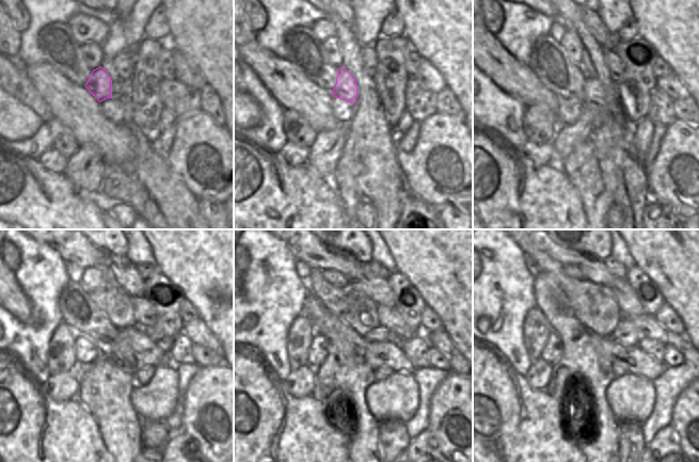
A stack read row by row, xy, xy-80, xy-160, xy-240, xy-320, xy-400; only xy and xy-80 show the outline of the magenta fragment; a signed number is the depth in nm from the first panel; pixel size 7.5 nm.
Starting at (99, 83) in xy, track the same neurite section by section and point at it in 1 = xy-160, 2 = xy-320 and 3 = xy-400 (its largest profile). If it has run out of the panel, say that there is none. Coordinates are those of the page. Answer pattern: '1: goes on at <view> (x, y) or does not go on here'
1: goes on at xy-160 (592, 93)
2: goes on at xy-320 (380, 333)
3: goes on at xy-400 (625, 333)

